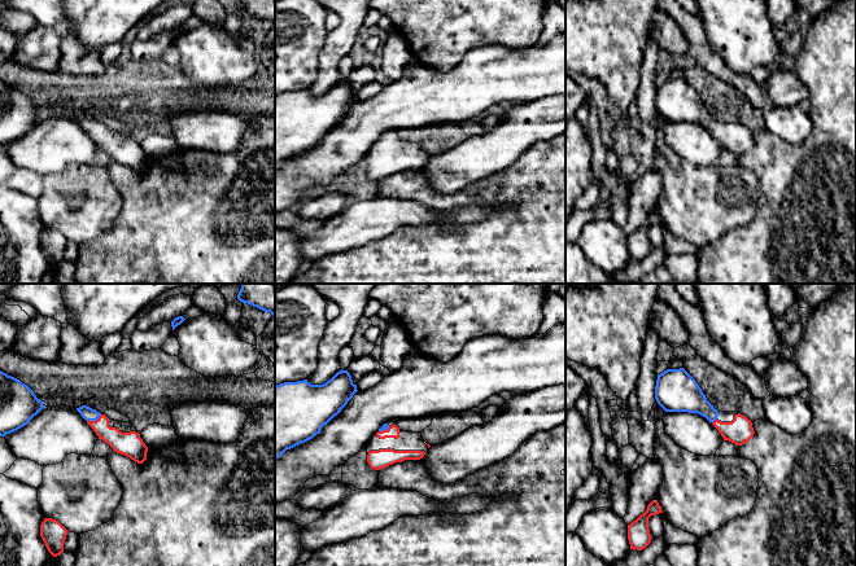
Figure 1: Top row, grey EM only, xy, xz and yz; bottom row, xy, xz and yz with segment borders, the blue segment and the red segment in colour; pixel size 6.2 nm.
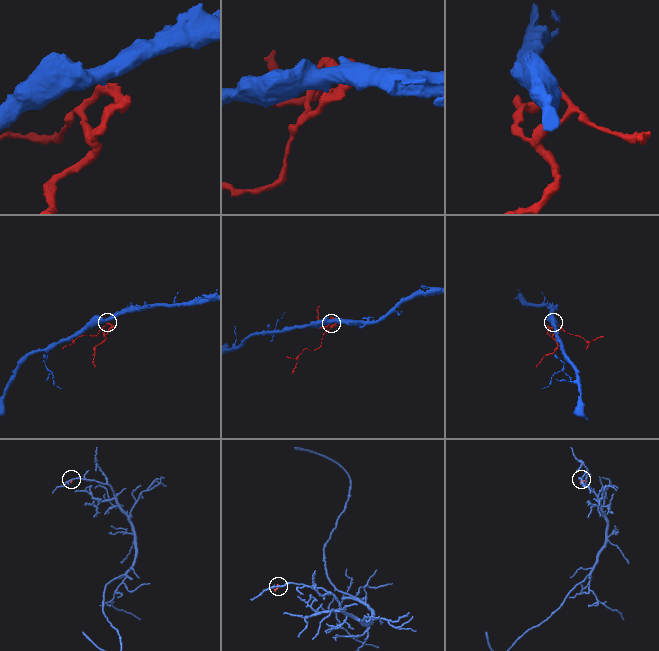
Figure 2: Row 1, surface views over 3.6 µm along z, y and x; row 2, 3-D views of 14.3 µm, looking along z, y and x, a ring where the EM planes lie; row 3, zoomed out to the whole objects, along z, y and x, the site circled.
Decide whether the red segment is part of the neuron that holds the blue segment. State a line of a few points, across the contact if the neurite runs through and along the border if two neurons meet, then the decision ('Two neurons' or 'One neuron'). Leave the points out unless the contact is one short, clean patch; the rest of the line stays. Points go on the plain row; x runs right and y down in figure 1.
Line: xy (86, 122), (94, 130), (109, 145), (126, 153). One neuron

